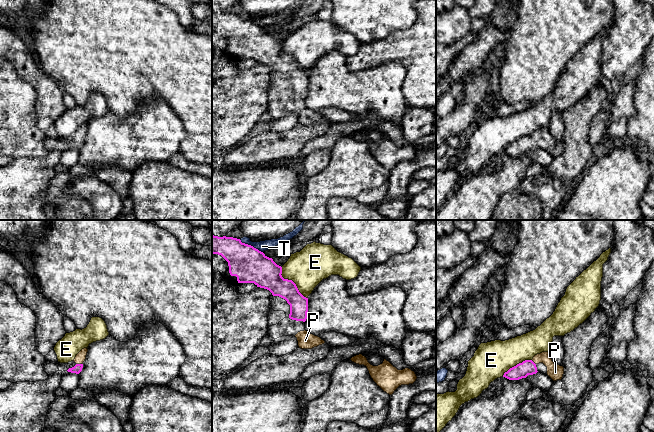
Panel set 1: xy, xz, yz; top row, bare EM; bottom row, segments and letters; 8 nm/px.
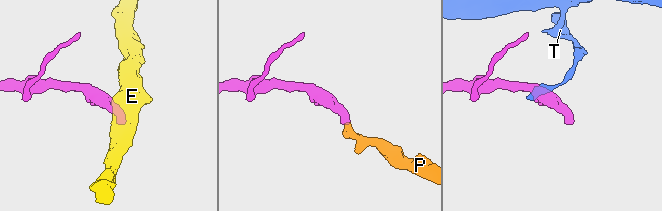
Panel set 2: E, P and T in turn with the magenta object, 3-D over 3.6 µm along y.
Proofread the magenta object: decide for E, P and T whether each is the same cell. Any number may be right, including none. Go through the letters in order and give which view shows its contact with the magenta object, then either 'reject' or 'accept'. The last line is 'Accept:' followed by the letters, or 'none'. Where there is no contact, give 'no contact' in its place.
E: meets magenta in xz; reject
P: meets magenta in xy; accept
T: meets magenta in xz; reject
Accept: P

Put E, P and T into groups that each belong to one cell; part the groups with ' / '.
E / P / T

